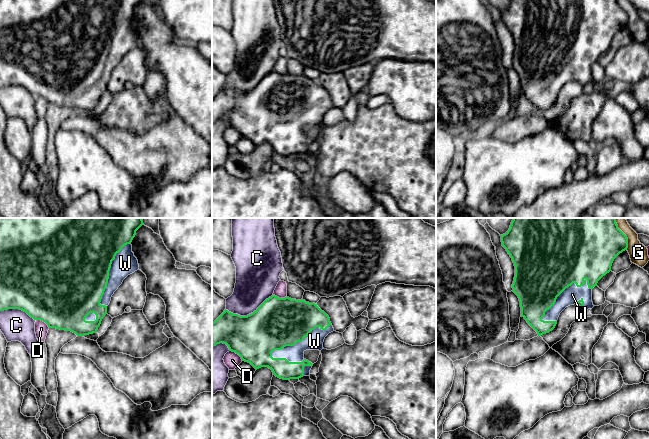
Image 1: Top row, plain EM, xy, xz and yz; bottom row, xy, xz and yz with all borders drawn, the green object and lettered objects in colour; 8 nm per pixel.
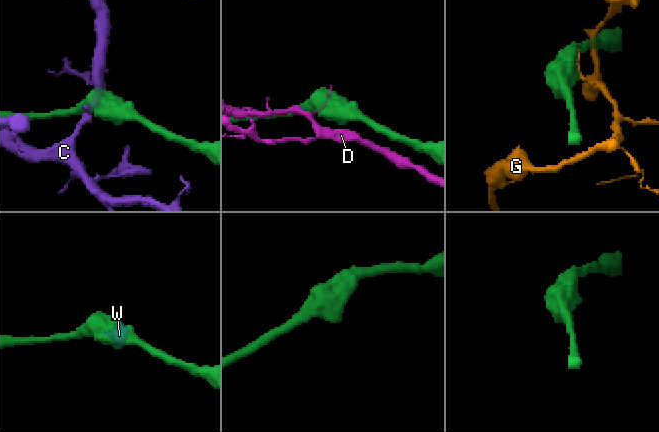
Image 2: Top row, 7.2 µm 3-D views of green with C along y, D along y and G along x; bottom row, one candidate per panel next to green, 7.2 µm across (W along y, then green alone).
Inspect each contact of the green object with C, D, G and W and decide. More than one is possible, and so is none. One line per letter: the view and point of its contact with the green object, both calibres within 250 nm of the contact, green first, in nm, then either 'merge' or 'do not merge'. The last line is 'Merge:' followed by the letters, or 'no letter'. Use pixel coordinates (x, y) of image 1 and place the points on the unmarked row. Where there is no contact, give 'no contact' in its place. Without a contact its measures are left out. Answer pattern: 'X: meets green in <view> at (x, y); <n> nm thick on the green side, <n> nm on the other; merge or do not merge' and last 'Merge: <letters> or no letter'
C: meets green in xz at (249, 90); 400 nm thick on the green side, 300 nm on the other; do not merge
D: meets green in xy at (43, 97); 500 nm thick on the green side, 110 nm on the other; do not merge
G: meets green in yz at (626, 13); 360 nm thick on the green side, 150 nm on the other; do not merge
W: meets green in xz at (299, 117); 400 nm thick on the green side, 140 nm on the other; merge
Merge: W

